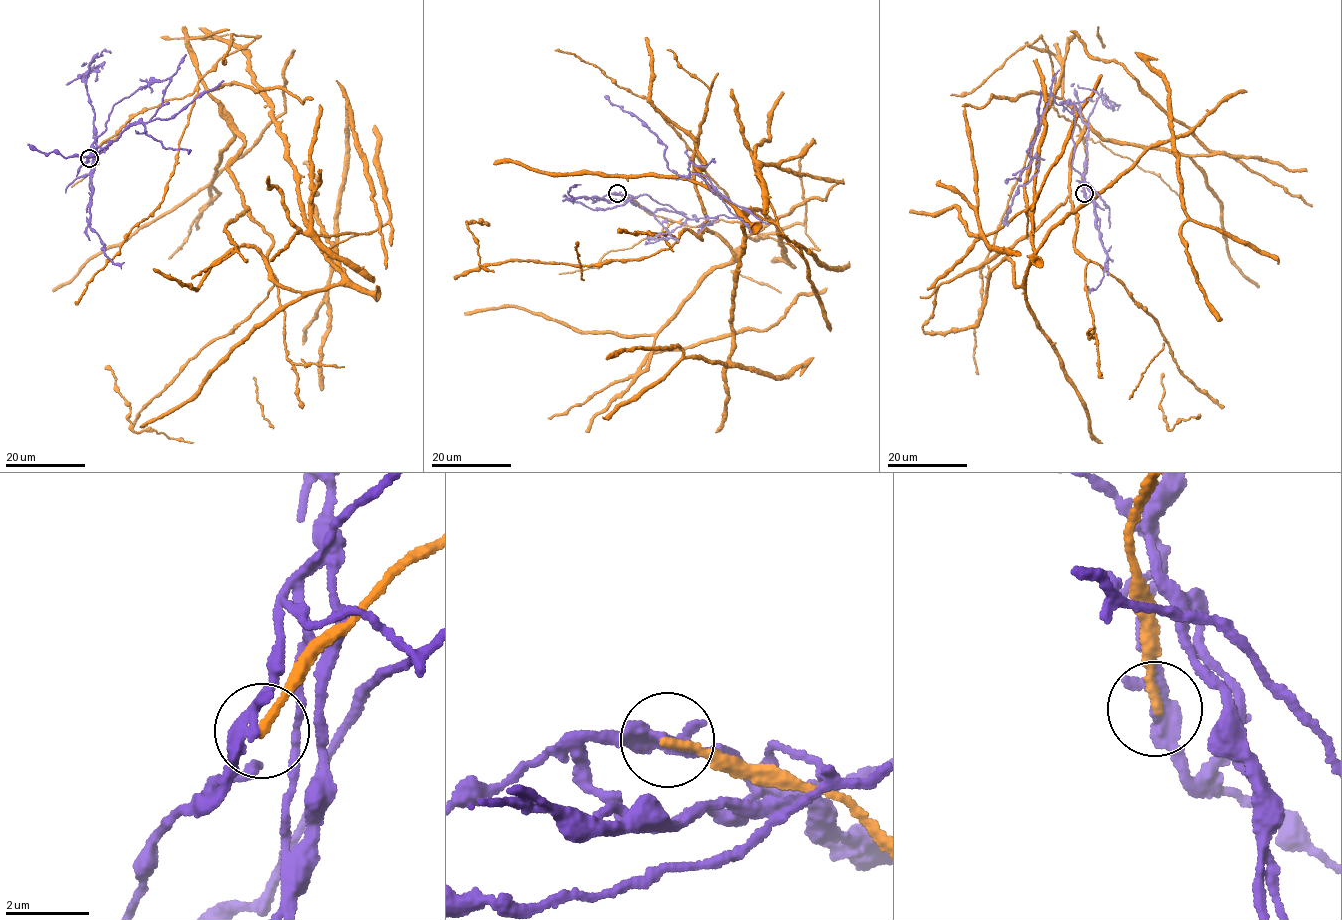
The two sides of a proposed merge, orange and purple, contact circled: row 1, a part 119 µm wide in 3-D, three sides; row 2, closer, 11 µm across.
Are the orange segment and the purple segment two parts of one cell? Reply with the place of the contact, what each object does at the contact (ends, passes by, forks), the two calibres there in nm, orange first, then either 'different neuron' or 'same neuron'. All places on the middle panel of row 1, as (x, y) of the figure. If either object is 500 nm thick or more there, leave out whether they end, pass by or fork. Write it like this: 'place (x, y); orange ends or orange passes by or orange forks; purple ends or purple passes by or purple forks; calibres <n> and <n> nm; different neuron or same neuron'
place (617, 193); orange ends; purple forks; calibres 200 and 260 nm; different neuron

